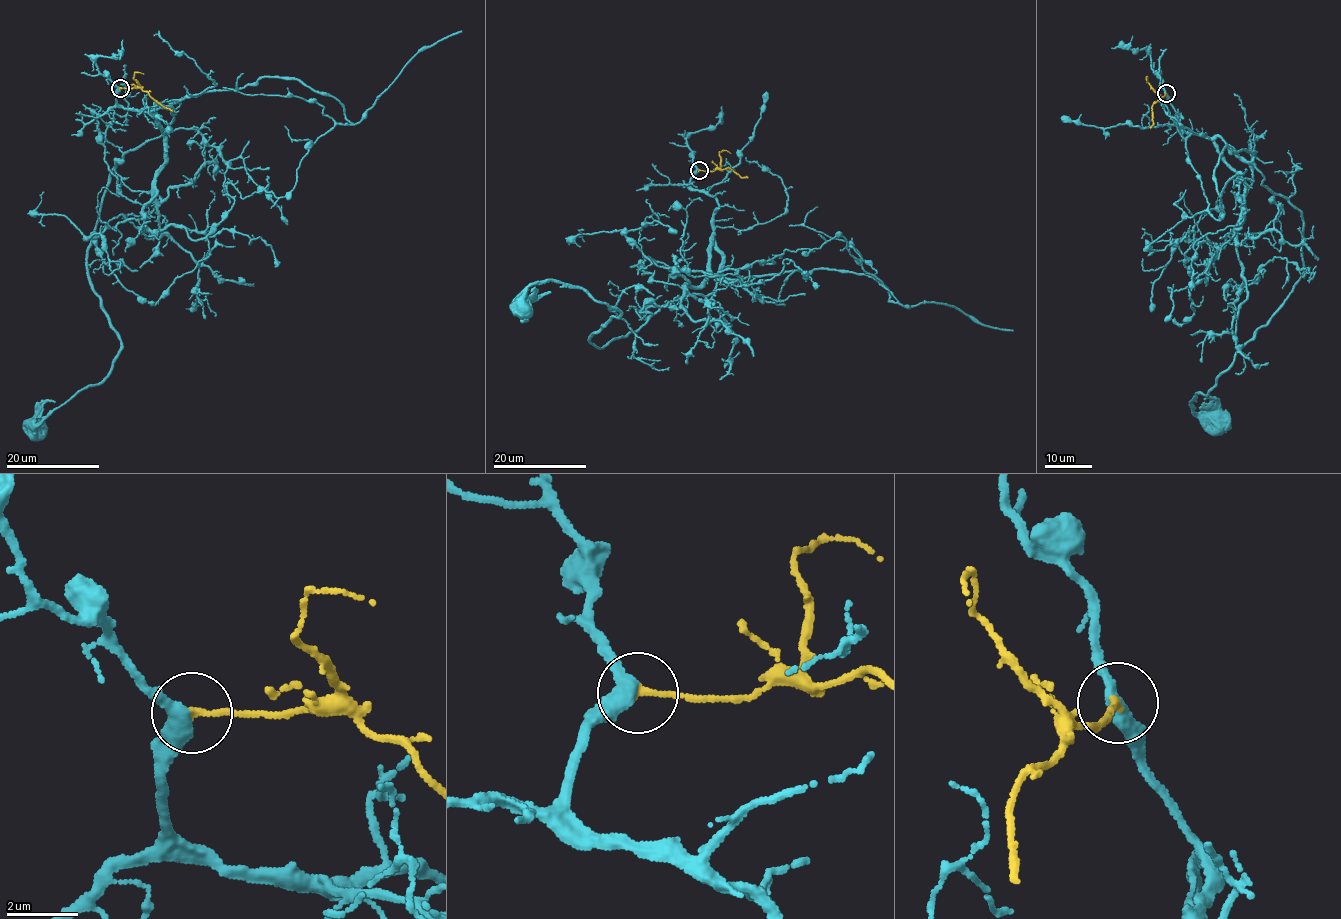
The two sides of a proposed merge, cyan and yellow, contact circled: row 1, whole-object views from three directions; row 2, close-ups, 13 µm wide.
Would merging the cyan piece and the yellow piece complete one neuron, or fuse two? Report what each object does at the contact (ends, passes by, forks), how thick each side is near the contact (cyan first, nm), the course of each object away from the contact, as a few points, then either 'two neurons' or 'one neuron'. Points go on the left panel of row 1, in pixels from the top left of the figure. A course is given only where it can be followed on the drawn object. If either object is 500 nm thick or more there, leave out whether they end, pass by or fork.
cyan passes by; yellow ends; calibres 400 and 180 nm; course cyan (119, 88), (123, 107), (175, 113), (117, 164), (89, 248), (119, 354), (100, 382), (33, 425); course yellow (119, 88), (141, 87), (172, 111); one neuron

